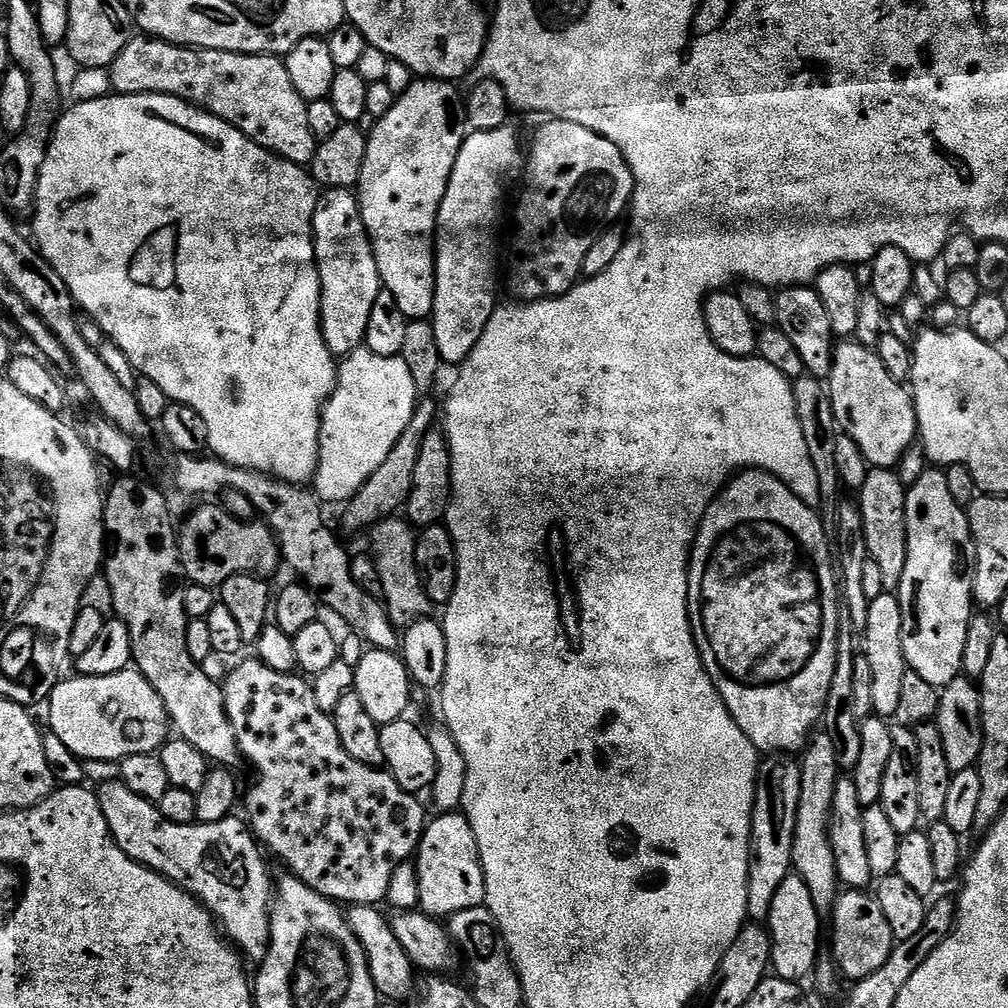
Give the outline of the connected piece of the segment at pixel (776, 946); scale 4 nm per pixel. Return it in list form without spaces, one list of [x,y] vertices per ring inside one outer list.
[[[789,874],[778,886],[774,902],[770,902],[770,914],[766,921],[769,936],[772,937],[771,971],[781,980],[804,982],[813,975],[818,959],[816,950],[820,946],[820,919],[822,913],[811,898],[810,887],[797,874]]]

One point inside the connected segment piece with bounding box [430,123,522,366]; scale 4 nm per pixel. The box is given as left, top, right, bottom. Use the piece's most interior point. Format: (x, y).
(465, 297)

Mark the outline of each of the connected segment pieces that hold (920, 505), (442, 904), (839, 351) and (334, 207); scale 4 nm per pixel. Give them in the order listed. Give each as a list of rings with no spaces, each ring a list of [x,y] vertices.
[[[925,470],[919,480],[907,489],[904,497],[906,518],[906,570],[902,570],[902,582],[898,589],[902,610],[902,650],[905,665],[926,678],[930,686],[943,690],[961,675],[963,655],[966,651],[967,628],[974,615],[974,597],[969,573],[964,573],[964,559],[969,559],[972,530],[968,526],[968,513],[956,504],[947,489],[945,473]]]
[[[459,811],[446,812],[437,817],[437,820],[427,821],[424,835],[420,837],[420,847],[414,856],[414,863],[418,874],[419,911],[433,918],[447,918],[453,916],[455,912],[479,908],[484,904],[484,871],[478,842],[467,818]]]
[[[844,340],[835,345],[831,370],[826,378],[828,406],[831,406],[840,430],[851,437],[859,446],[865,461],[875,468],[893,469],[901,460],[903,453],[915,443],[919,424],[911,391],[901,382],[890,377],[881,358],[873,349],[866,348],[856,340]]]
[[[347,188],[319,193],[312,219],[312,241],[320,279],[320,332],[333,356],[349,356],[365,343],[370,310],[382,295],[382,285],[372,244],[360,217],[360,201]]]

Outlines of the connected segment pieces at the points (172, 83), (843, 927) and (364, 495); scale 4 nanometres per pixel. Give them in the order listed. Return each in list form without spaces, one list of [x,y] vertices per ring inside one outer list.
[[[139,38],[129,40],[127,46],[122,50],[122,54],[118,54],[118,58],[110,65],[112,87],[119,95],[142,96],[145,92],[157,92],[163,96],[177,96],[180,100],[185,100],[187,104],[194,104],[197,108],[203,108],[204,111],[214,114],[218,118],[222,118],[227,124],[233,124],[239,132],[246,134],[246,138],[250,138],[255,144],[266,149],[267,152],[272,152],[276,156],[290,161],[292,164],[301,166],[311,165],[318,142],[314,138],[314,134],[310,134],[310,126],[308,125],[308,101],[301,98],[298,90],[294,90],[294,82],[290,82],[287,63],[281,57],[267,54],[245,54],[243,52],[219,52],[213,48],[197,50],[178,44],[167,44],[164,40],[157,40],[155,38],[140,39],[144,40],[139,40]]]
[[[844,890],[836,897],[836,903],[830,909],[832,916],[832,952],[841,977],[849,976],[852,982],[865,980],[874,970],[878,970],[890,958],[894,947],[890,922],[882,914],[875,895],[864,890]]]
[[[424,396],[417,401],[416,410],[411,416],[410,424],[402,432],[402,436],[395,443],[393,450],[382,466],[362,486],[362,490],[355,495],[354,499],[348,501],[343,507],[342,524],[350,532],[360,528],[369,529],[381,520],[387,519],[391,514],[397,513],[399,507],[408,499],[410,486],[413,484],[413,472],[418,458],[420,442],[424,440],[427,432],[433,429],[435,418],[437,421],[440,406],[434,397]]]

